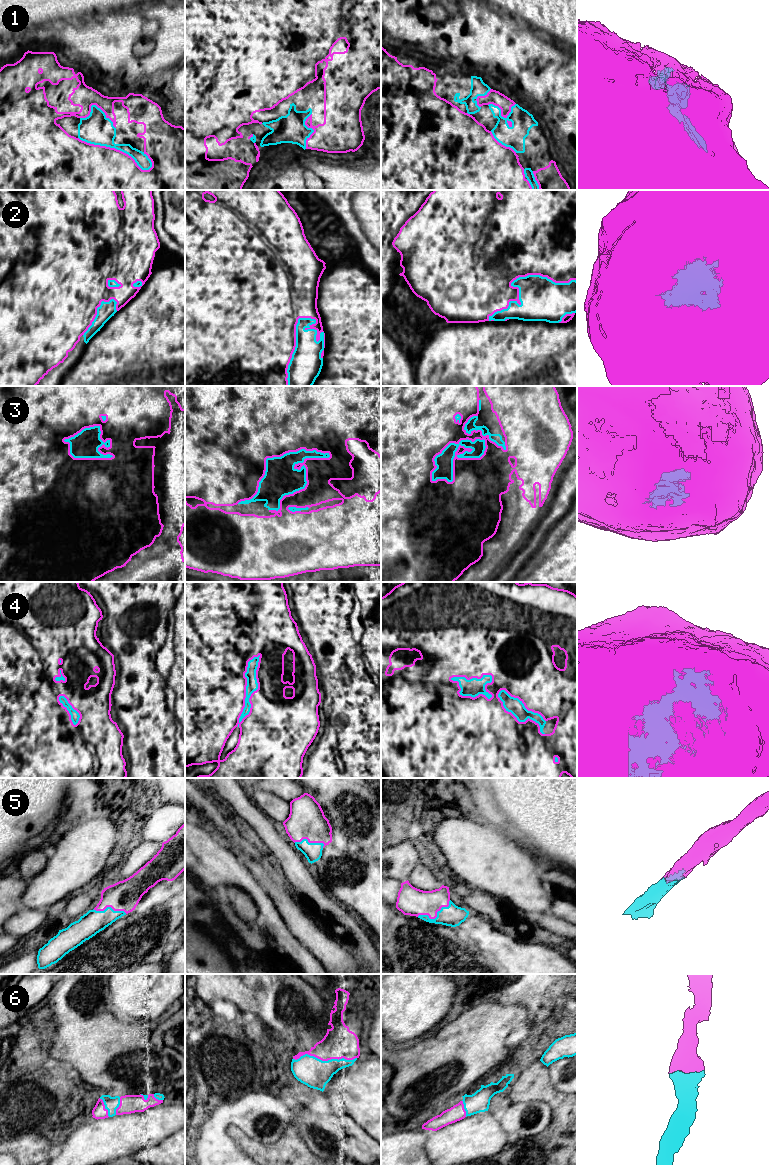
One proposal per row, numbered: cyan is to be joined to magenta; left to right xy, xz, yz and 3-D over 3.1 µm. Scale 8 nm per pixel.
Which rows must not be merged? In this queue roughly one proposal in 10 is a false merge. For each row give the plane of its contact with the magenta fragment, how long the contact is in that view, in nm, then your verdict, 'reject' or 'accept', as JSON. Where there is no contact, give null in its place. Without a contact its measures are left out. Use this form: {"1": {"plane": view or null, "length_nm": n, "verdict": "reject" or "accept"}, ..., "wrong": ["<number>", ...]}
{"1": {"plane": "xy", "length_nm": 650, "verdict": "accept"}, "2": {"plane": "xz", "length_nm": 600, "verdict": "accept"}, "3": {"plane": "xz", "length_nm": 850, "verdict": "accept"}, "4": {"plane": "xz", "length_nm": 600, "verdict": "accept"}, "5": {"plane": "yz", "length_nm": 300, "verdict": "accept"}, "6": {"plane": "xz", "length_nm": 500, "verdict": "accept"}, "wrong": []}

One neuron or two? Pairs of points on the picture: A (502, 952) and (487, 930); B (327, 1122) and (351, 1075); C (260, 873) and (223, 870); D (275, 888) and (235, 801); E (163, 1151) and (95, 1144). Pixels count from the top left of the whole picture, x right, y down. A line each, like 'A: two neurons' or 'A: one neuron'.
A: one neuron
B: two neurons
C: two neurons
D: two neurons
E: two neurons

